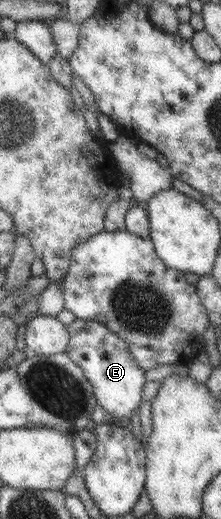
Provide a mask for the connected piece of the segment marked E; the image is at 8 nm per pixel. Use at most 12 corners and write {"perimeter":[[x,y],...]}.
{"perimeter":[[101,321],[68,324],[66,353],[98,405],[129,418],[144,371]]}

